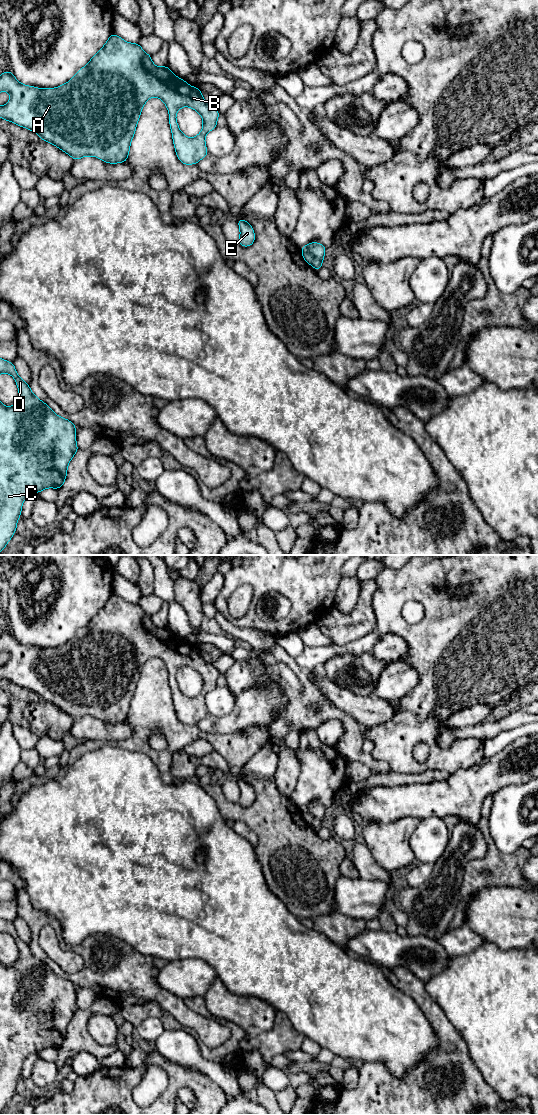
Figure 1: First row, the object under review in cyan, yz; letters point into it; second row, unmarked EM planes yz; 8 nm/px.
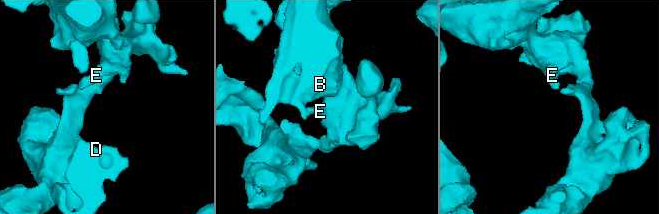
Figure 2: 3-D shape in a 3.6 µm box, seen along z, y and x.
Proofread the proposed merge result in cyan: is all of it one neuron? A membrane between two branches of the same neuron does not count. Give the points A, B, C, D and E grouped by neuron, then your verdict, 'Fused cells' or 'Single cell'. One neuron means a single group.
Groups: A B E / C D. Fused cells

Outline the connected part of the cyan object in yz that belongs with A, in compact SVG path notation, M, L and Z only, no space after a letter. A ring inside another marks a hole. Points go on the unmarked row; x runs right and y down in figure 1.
M111 593L105 605L90 619L89 623L79 629L67 643L56 648L42 649L19 643L12 631L5 631L0 635L1 651L7 651L10 654L10 660L0 667L0 678L37 693L39 698L54 704L70 715L74 721L85 716L94 716L110 724L126 722L143 666L149 658L157 657L165 663L168 669L169 685L177 718L184 725L197 724L206 715L209 715L205 696L217 687L217 679L220 675L213 665L204 660L199 647L191 647L185 640L178 638L166 625L156 627L151 615L144 612L139 603L128 603L114 593ZM184 666L197 671L203 679L202 690L194 698L185 696L180 691L176 680L177 671Z

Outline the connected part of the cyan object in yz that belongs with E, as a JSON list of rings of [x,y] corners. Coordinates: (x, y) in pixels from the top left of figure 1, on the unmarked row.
[[[238,778],[237,780],[240,789],[238,804],[243,807],[250,807],[255,801],[255,793],[253,787],[244,779]]]

